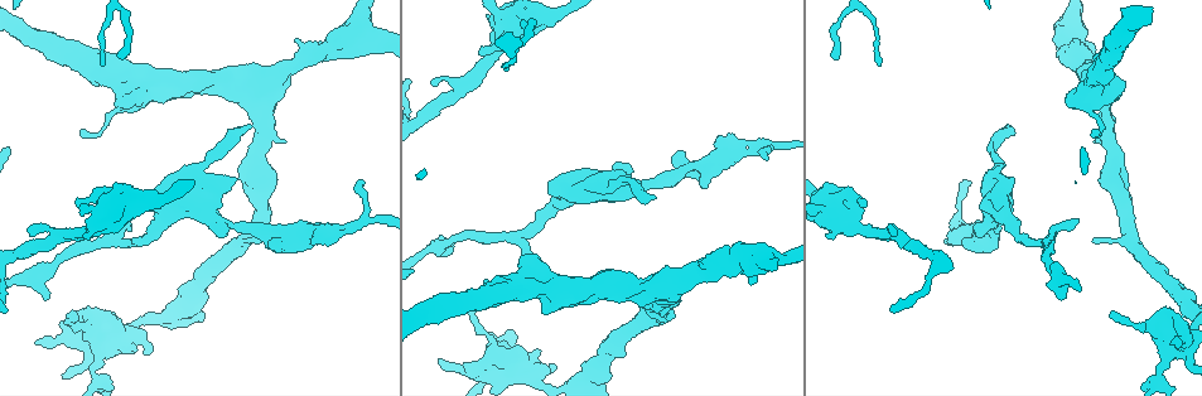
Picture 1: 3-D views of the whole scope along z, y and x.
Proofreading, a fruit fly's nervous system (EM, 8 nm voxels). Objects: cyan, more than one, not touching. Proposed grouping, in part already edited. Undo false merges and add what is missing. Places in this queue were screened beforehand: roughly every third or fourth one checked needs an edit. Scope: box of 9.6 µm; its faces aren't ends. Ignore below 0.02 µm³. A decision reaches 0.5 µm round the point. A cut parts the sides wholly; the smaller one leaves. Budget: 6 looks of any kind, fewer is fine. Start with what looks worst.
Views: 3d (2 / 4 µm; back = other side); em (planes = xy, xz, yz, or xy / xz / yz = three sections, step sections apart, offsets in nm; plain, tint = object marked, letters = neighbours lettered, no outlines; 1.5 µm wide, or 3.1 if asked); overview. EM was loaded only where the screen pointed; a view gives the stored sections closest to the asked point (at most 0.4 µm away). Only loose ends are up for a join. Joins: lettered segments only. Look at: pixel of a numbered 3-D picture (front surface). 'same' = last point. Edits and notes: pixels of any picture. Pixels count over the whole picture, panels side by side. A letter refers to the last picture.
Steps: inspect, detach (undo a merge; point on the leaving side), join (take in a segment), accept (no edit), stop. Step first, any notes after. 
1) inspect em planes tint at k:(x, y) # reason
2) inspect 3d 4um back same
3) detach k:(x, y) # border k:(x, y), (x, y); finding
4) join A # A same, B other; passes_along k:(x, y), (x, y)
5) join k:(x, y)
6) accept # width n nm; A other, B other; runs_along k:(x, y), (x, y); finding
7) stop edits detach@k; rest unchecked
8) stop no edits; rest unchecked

inspect 3d 4um at 1:(1076, 223) # an open end

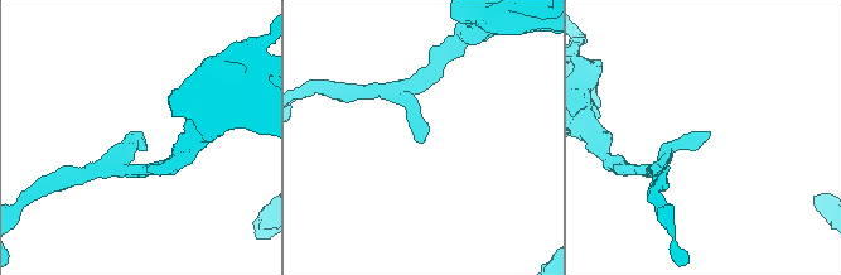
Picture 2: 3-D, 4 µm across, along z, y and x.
inspect em planes letters at 2:(707, 133) # need the tissue

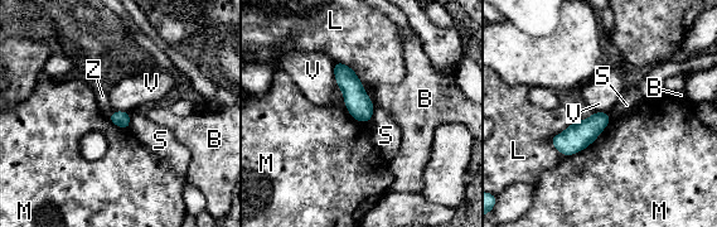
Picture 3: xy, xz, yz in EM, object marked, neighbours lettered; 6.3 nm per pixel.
accept # width 100 nm; B other, L other, M other, S other, V other, Z other; border 3:(115, 111), (107, 116); none of them fits

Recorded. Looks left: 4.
inspect em yz step 8 letters at 1:(827, 236) # branch stops here

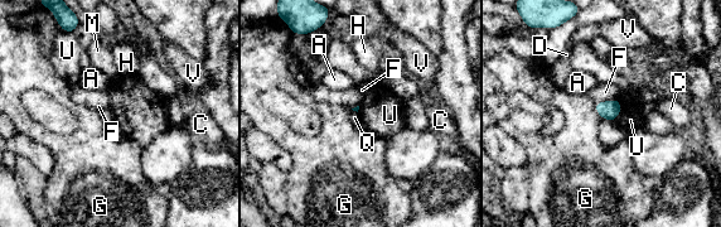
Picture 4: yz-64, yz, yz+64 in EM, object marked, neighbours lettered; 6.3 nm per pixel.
accept # A other, C other, D other, F other, G other, H other, M other, Q other, U other, V other; border 4:(594, 102), (594, 109), (601, 119); no lettered segment goes on from it

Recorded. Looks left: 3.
inspect em planes letters at 1:(1113, 310)

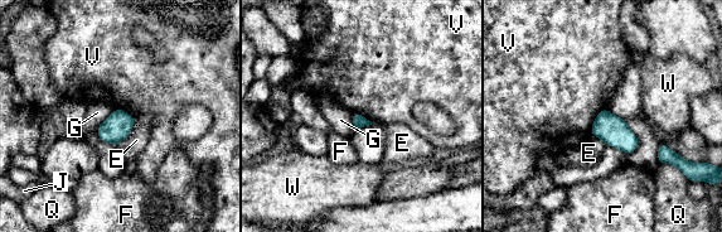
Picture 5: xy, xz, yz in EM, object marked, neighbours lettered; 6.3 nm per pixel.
accept # E other, F other, G other, J other, Q other, V other, W other; border 5:(606, 107), (594, 120), (591, 135); no lettered segment goes on from it

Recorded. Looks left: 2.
stop no edits; rest unchecked

